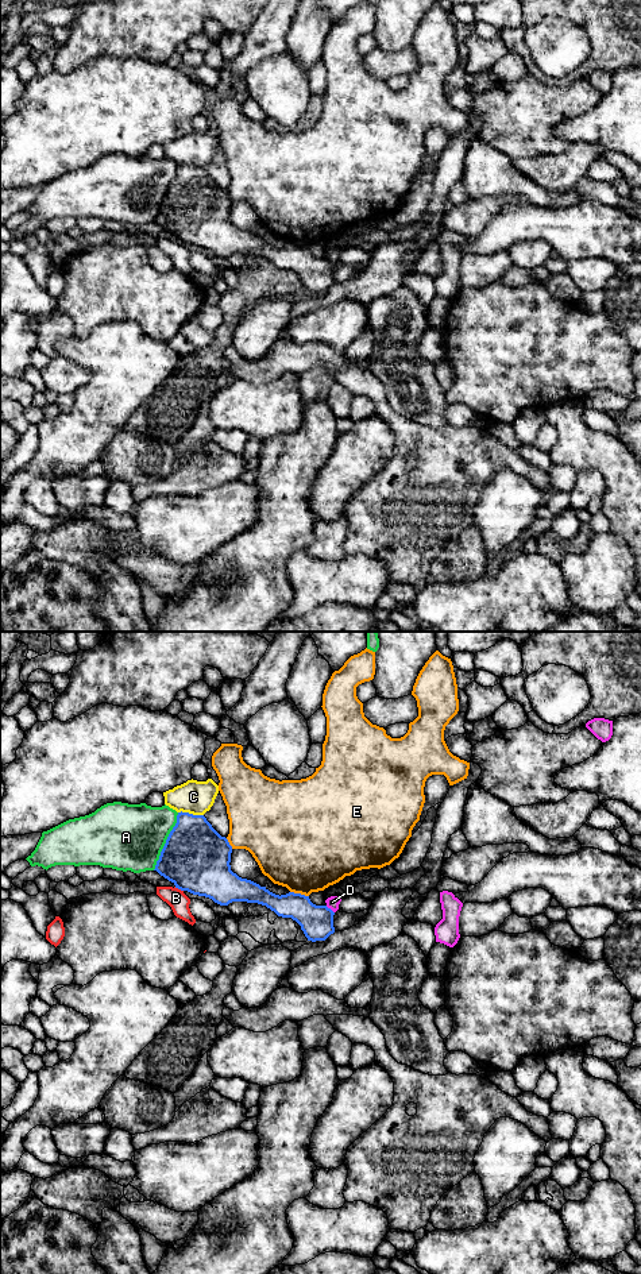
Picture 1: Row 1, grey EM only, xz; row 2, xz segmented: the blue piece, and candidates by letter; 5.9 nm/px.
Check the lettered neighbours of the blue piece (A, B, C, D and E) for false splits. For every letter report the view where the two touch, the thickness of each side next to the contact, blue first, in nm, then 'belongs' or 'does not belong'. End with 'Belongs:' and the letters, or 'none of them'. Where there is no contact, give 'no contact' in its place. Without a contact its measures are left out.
A: xz | 400/400 nm | does not belong
B: xz | 400/120 nm | does not belong
C: xz | 380/200 nm | does not belong
D: xz | 200/70 nm | does not belong
E: xz | 200/480 nm | does not belong
Belongs: none of them

